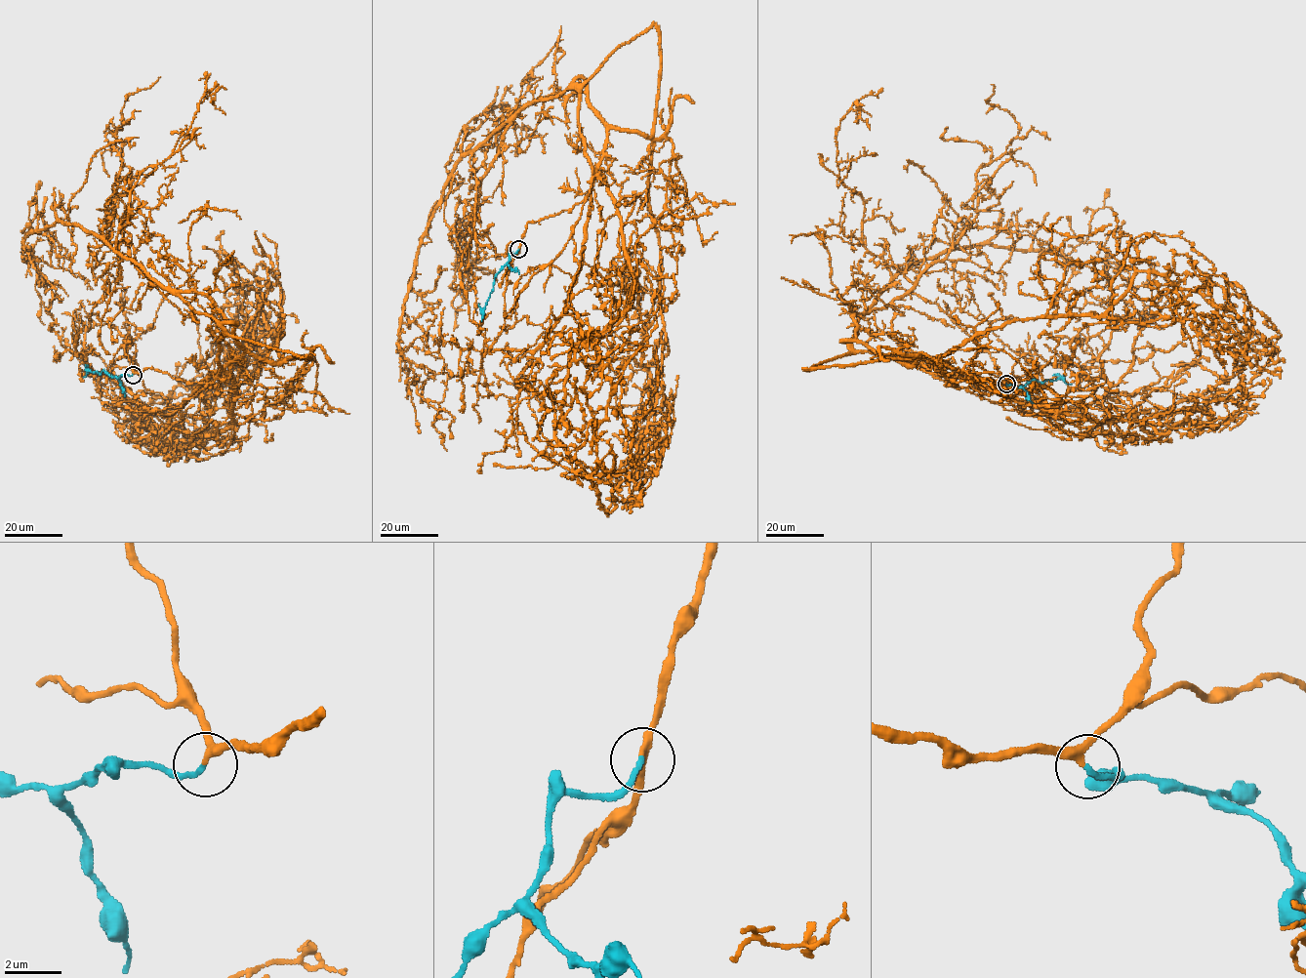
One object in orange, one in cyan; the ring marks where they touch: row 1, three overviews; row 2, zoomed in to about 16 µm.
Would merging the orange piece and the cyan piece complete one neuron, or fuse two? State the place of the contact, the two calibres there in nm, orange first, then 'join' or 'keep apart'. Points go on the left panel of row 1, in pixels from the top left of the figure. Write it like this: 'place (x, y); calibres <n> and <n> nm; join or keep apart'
place (133, 375); calibres 240 and 170 nm; join

